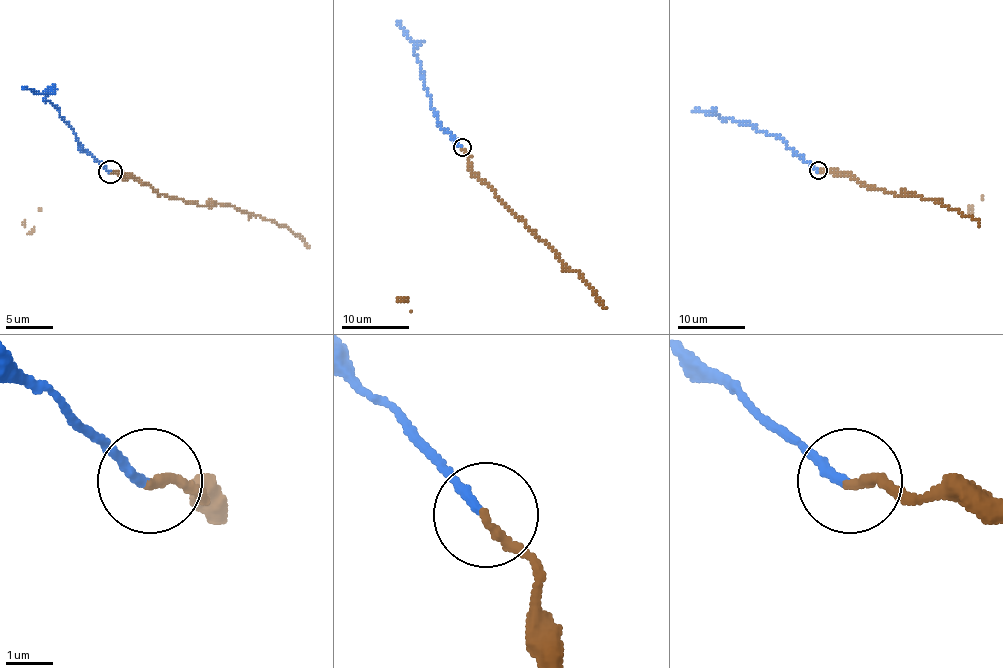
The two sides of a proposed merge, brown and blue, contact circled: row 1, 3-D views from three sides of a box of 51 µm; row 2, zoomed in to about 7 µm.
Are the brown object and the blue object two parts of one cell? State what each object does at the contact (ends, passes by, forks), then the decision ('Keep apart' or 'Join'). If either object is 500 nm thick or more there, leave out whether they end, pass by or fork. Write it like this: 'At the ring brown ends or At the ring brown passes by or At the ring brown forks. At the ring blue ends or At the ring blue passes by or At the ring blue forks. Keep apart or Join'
At the ring brown ends. At the ring blue ends. Keep apart

